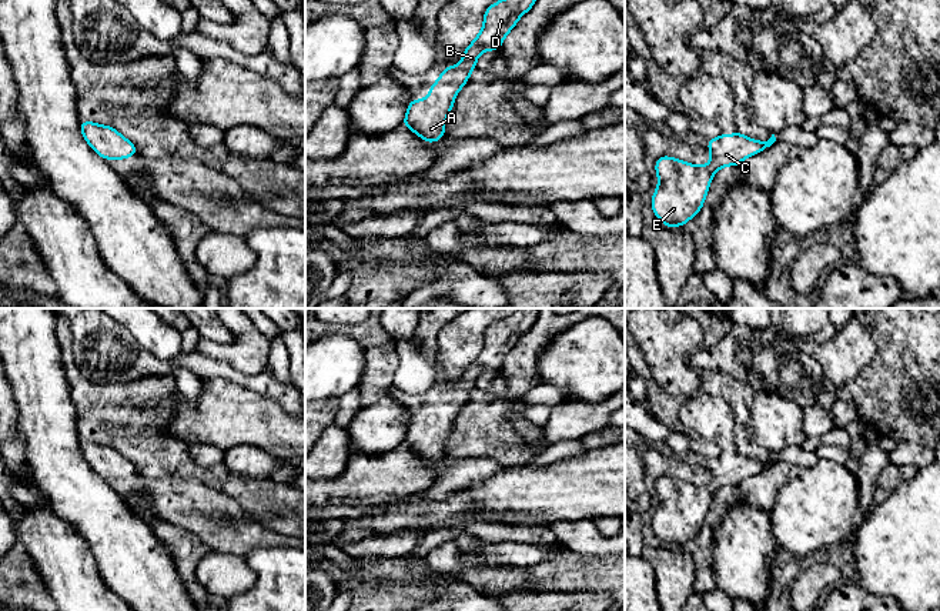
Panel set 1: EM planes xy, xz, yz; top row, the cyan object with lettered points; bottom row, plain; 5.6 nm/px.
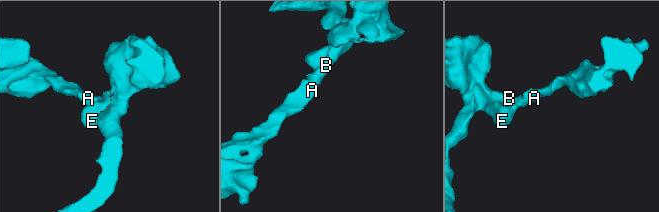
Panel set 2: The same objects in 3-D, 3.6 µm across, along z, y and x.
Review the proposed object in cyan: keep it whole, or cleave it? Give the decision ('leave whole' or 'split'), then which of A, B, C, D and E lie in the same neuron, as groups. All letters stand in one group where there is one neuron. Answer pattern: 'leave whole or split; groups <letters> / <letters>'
leave whole; groups A B C D E

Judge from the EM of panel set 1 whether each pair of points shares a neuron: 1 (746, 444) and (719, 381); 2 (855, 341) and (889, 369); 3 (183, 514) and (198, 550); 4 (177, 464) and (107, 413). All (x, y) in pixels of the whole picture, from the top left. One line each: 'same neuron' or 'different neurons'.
1: same neuron
2: different neurons
3: different neurons
4: same neuron

